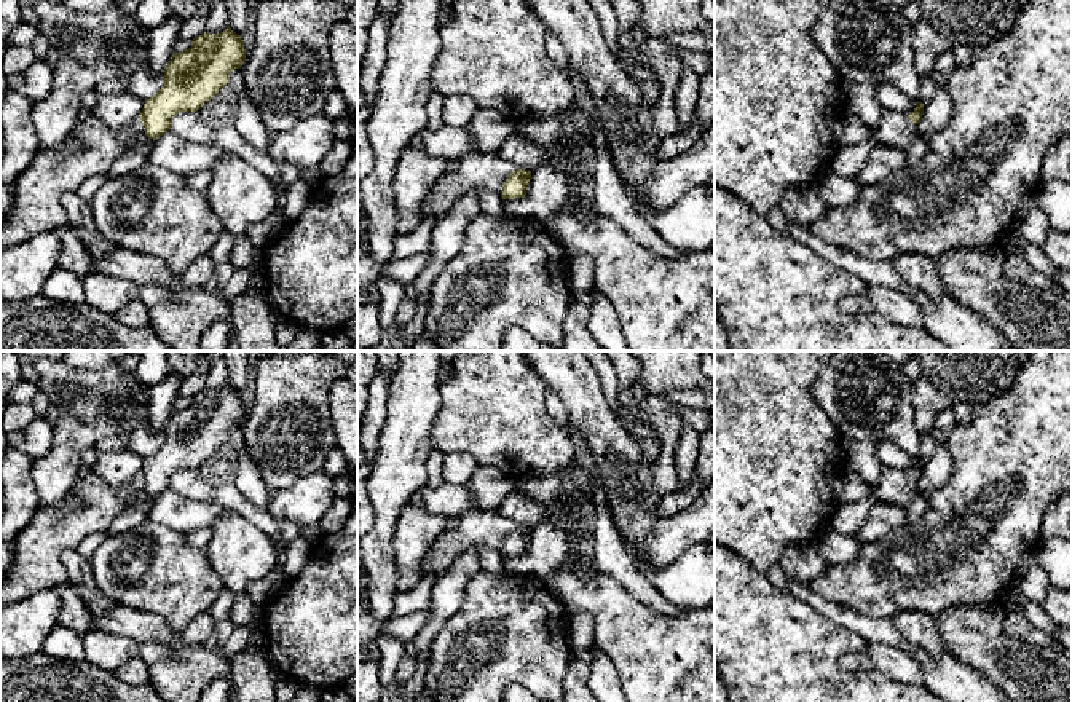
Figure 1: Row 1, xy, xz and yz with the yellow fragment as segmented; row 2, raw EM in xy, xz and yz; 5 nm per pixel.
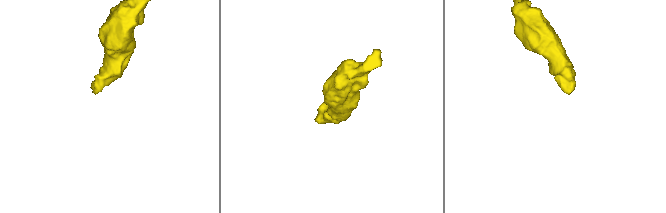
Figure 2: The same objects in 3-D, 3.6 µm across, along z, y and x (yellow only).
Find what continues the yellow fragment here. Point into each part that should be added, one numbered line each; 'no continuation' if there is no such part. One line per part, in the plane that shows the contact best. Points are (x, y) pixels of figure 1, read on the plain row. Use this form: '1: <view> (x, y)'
1: xz (488, 528)

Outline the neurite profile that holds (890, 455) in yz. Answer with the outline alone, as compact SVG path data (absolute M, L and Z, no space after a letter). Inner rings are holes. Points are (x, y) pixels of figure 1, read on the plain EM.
M877 440L876 456L884 464L884 467L900 469L906 474L914 469L917 461L917 456L903 452L890 440Z

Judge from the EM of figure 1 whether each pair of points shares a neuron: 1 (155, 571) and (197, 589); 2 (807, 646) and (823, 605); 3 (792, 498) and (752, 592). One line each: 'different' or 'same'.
1: same
2: different
3: different

